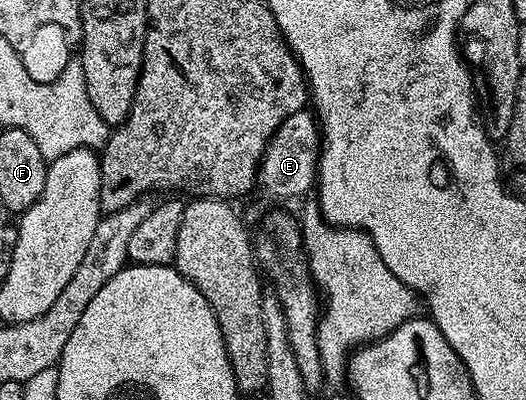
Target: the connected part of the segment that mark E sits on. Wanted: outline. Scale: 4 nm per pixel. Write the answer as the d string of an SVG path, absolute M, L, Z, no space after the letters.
M304 109L285 117L273 133L263 162L259 167L258 182L271 195L279 199L295 199L314 188L319 174L319 153L321 150L321 128L318 118L310 110Z

